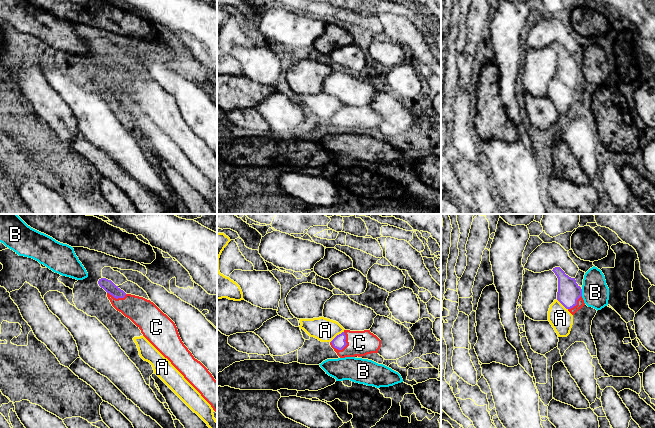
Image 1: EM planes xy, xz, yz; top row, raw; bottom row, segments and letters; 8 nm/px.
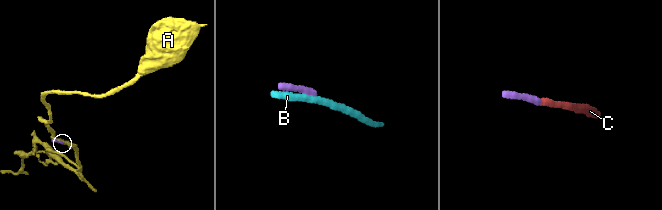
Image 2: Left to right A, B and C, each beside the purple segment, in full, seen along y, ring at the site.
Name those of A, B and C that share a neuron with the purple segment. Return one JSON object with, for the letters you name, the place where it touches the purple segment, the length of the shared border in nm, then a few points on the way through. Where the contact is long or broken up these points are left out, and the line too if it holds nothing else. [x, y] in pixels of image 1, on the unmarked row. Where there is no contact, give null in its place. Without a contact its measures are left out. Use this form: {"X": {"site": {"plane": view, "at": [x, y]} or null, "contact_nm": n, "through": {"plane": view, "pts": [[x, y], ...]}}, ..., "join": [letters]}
{"C": {"site": {"plane": "xz", "at": [345, 118]}, "contact_nm": 160, "through": {"plane": "xz", "pts": [[338, 118], [345, 118], [359, 119]]}}, "join": ["C"]}

